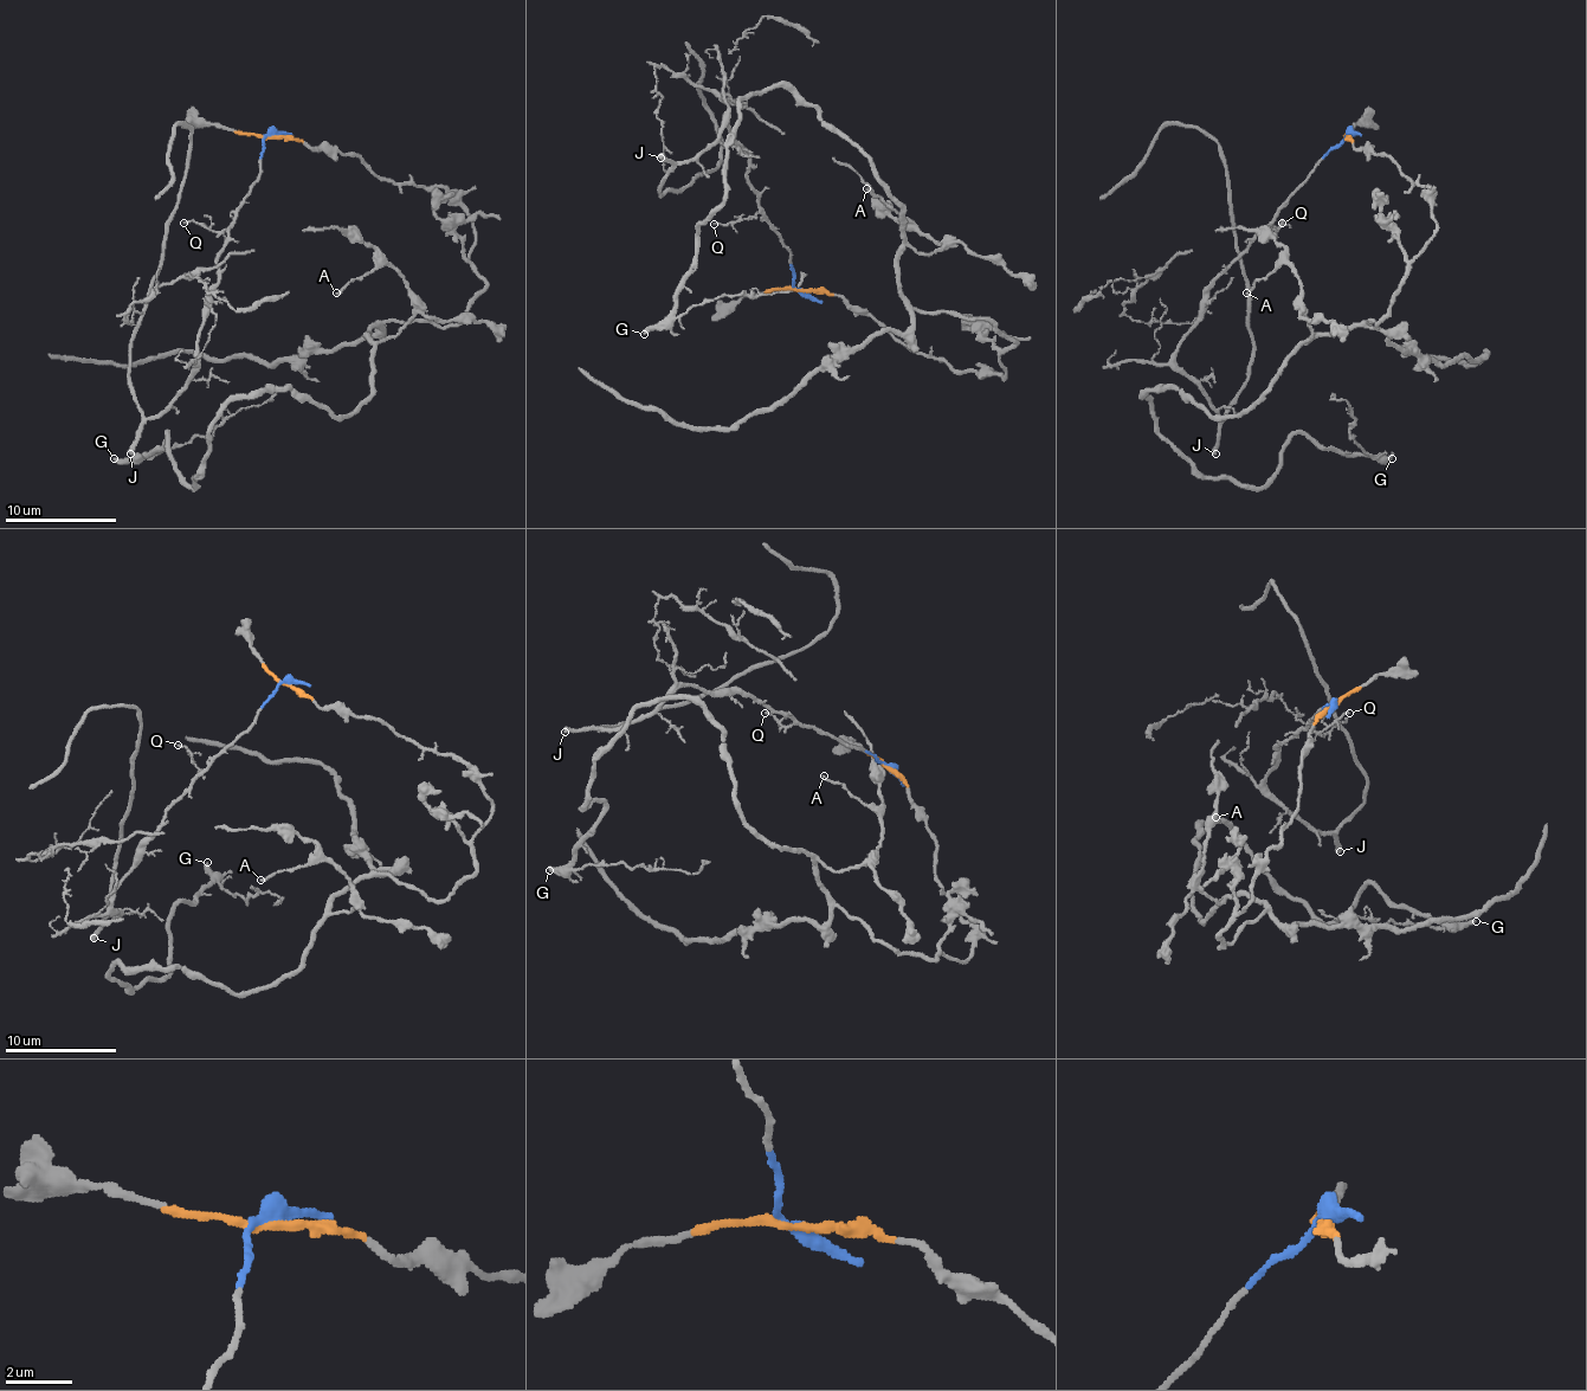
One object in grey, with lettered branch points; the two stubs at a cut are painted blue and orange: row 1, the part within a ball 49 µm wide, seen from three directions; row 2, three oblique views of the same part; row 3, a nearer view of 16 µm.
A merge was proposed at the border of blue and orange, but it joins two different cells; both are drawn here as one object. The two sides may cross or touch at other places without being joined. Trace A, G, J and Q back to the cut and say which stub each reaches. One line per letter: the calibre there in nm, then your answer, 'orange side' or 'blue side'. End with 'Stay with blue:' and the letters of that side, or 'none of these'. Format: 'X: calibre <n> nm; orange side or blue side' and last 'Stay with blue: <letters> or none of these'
A: calibre 160 nm; orange side
G: calibre 300 nm; orange side
J: calibre 340 nm; blue side
Q: calibre 110 nm; blue side
Stay with blue: J, Q

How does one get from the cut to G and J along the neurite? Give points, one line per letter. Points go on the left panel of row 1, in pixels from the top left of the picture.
G: (269, 137), (446, 191), (485, 290), (372, 329), (349, 416), (236, 395), (193, 488), (168, 432), (113, 457)
J: (269, 137), (260, 152), (260, 176), (218, 255), (218, 282), (210, 294), (197, 374), (146, 422), (129, 455)

